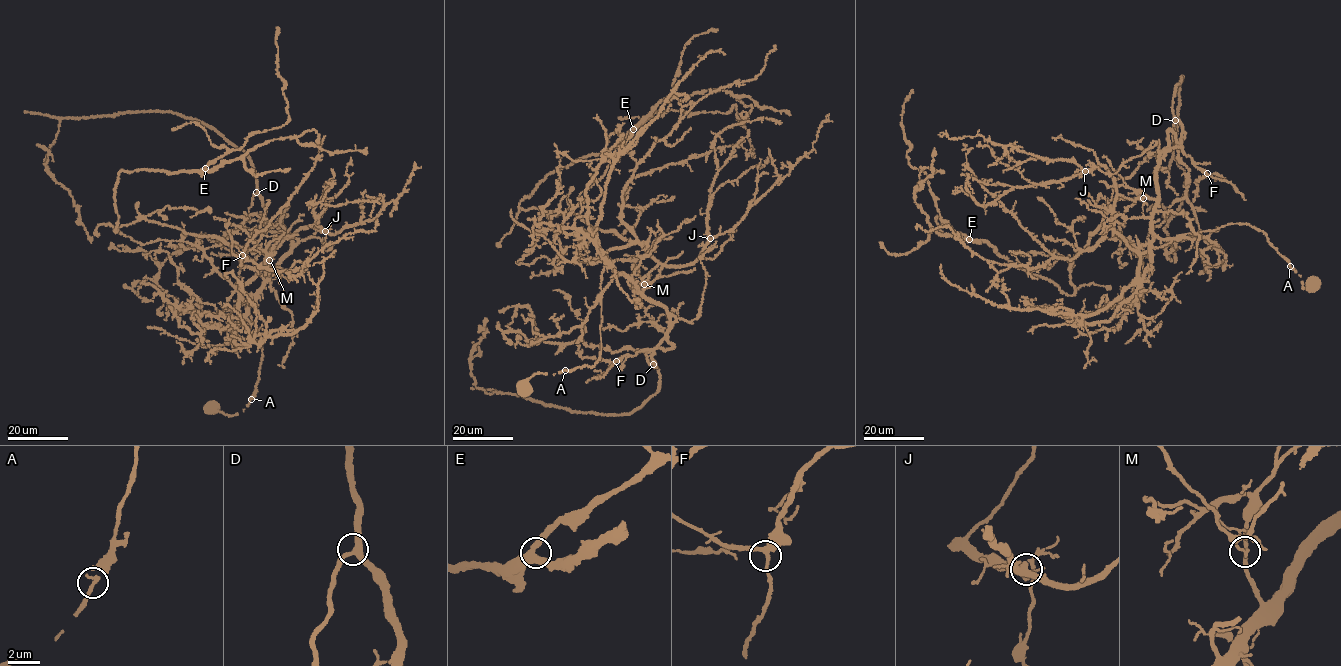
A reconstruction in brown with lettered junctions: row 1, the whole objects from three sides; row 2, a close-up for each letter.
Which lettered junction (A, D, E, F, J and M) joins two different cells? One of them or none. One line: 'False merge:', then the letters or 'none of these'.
False merge: M

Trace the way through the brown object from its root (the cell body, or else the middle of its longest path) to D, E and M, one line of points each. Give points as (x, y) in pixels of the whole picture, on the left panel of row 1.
D: (213, 409), (237, 414), (252, 398), (262, 348), (241, 303), (292, 246), (259, 220), (256, 192)
E: (213, 409), (253, 397), (261, 341), (241, 303), (269, 257), (144, 219), (115, 230), (120, 171), (205, 168)
M: (213, 409), (237, 414), (253, 397), (261, 341), (241, 303), (256, 300), (272, 270), (269, 260)

